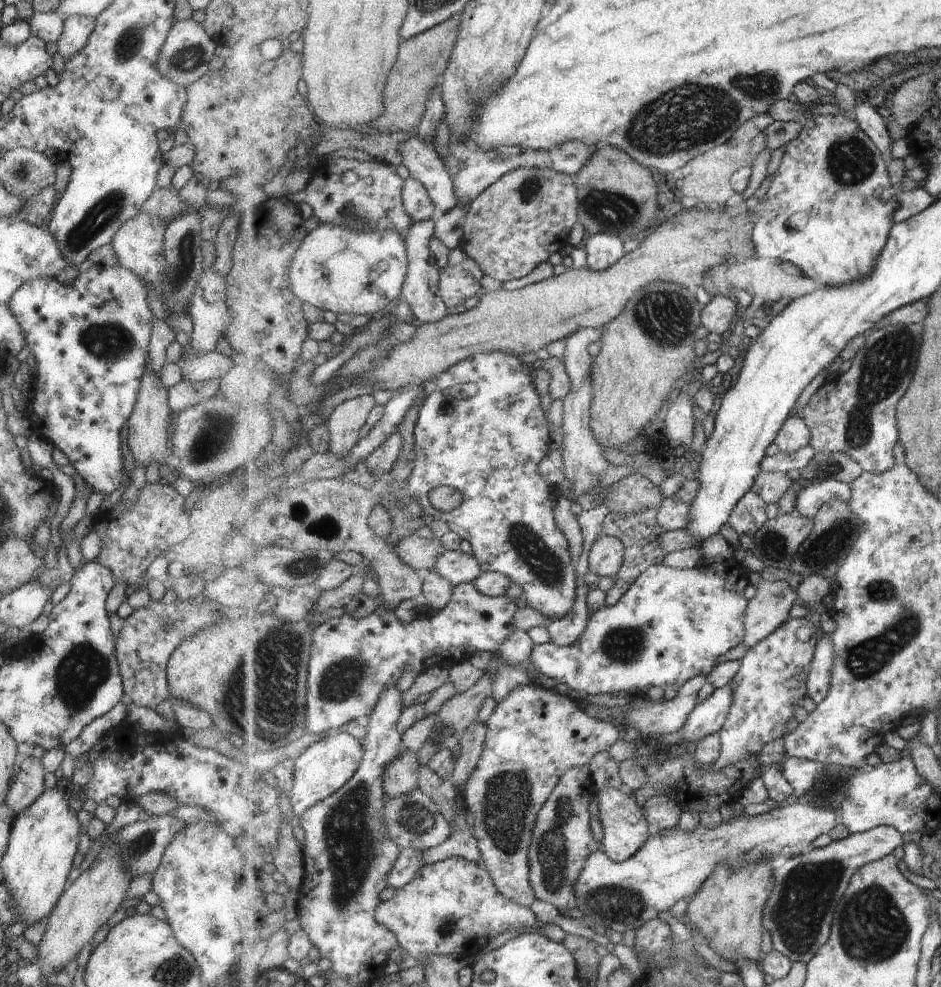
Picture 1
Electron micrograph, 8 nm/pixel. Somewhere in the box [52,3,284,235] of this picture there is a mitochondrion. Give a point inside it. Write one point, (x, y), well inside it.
(128, 43)

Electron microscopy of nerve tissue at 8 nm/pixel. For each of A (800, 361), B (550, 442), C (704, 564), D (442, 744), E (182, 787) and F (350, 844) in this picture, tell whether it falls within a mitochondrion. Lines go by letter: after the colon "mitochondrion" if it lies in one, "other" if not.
A: other
B: other
C: other
D: other
E: other
F: mitochondrion

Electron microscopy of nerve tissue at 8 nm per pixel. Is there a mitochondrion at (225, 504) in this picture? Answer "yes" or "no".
no

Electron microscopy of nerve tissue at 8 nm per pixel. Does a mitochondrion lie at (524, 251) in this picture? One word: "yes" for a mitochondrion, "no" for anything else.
no

